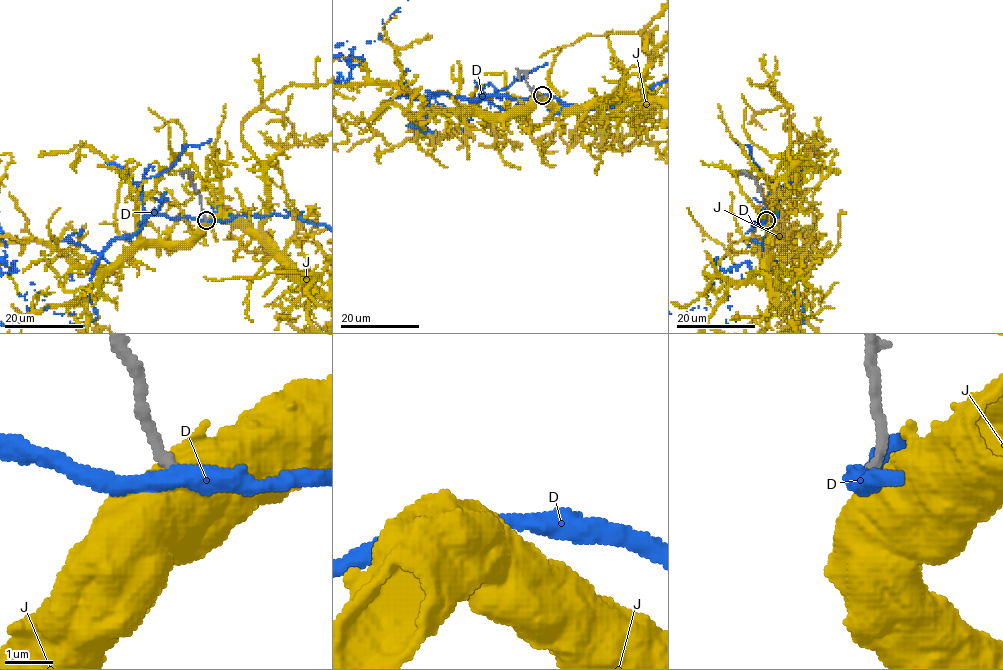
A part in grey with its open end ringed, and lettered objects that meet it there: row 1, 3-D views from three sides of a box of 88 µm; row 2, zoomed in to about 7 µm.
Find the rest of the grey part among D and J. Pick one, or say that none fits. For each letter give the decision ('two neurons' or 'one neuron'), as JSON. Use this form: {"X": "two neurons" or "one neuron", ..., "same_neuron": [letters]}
{"D": "two neurons", "J": "two neurons", "same_neuron": []}

